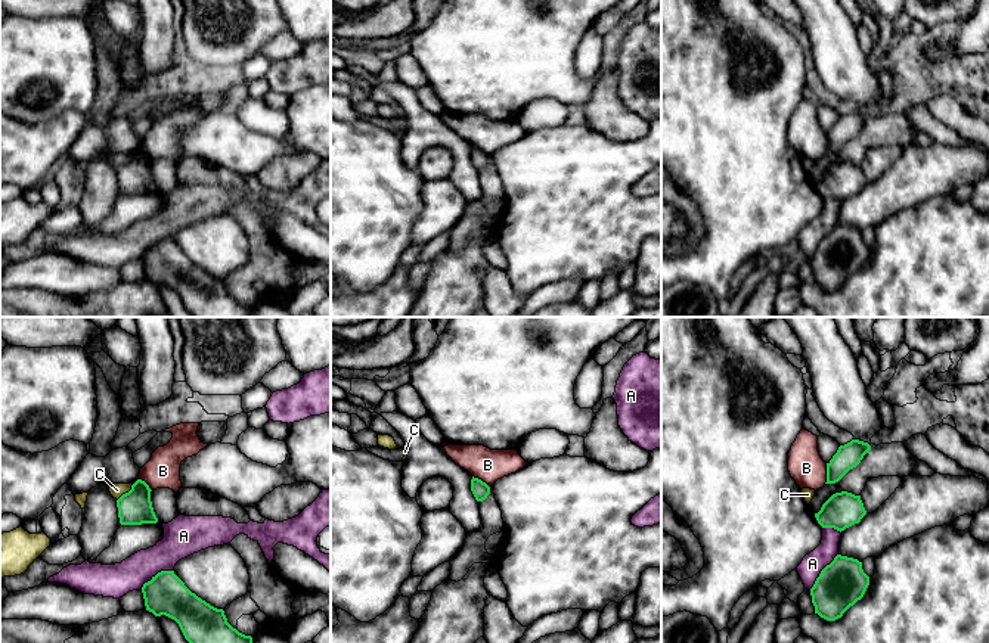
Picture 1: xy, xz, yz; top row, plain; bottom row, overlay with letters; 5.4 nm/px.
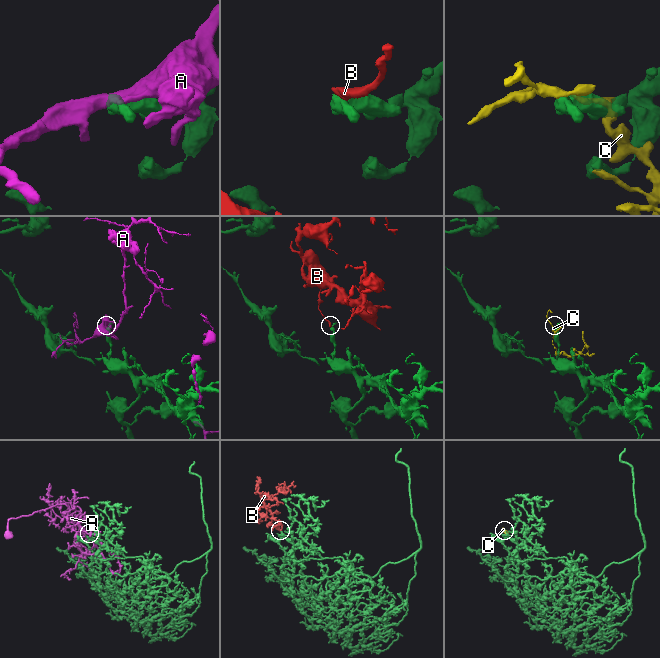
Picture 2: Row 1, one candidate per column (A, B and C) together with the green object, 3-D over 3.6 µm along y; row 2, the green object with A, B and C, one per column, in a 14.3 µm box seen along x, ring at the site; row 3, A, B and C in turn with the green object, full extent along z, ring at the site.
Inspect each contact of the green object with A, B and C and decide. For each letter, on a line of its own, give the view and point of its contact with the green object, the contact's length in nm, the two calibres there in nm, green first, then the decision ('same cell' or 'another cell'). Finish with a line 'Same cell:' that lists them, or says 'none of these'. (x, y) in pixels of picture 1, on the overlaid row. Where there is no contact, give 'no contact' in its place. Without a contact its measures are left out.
A: contact yz (821, 571); length 260 nm; calibres 260 and 120 nm; another cell
B: contact yz (827, 474); length 110 nm; calibres 140 and 190 nm; same cell
C: contact xy (126, 493); length 130 nm; calibres 190 and 80 nm; another cell
Same cell: B

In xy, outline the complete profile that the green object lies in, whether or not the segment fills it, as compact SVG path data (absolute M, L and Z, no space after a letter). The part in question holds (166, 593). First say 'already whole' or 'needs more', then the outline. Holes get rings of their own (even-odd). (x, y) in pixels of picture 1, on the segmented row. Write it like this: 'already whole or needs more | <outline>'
already whole | M161 571L142 587L146 611L174 619L189 643L252 643L233 628L223 609L192 593L174 571Z

